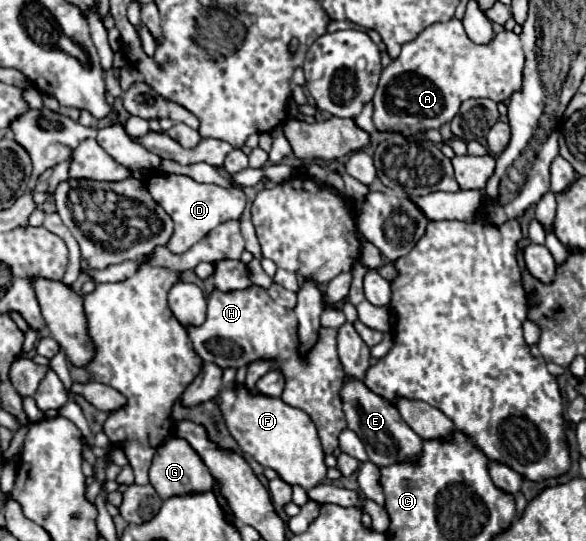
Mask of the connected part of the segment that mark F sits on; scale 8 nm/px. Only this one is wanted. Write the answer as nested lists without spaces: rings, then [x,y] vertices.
[[[229,385],[217,395],[221,417],[239,449],[251,455],[263,467],[277,471],[277,475],[289,485],[311,489],[325,479],[327,467],[323,463],[323,449],[317,437],[317,429],[307,413],[283,403],[279,397],[265,397],[253,393],[245,385]]]

